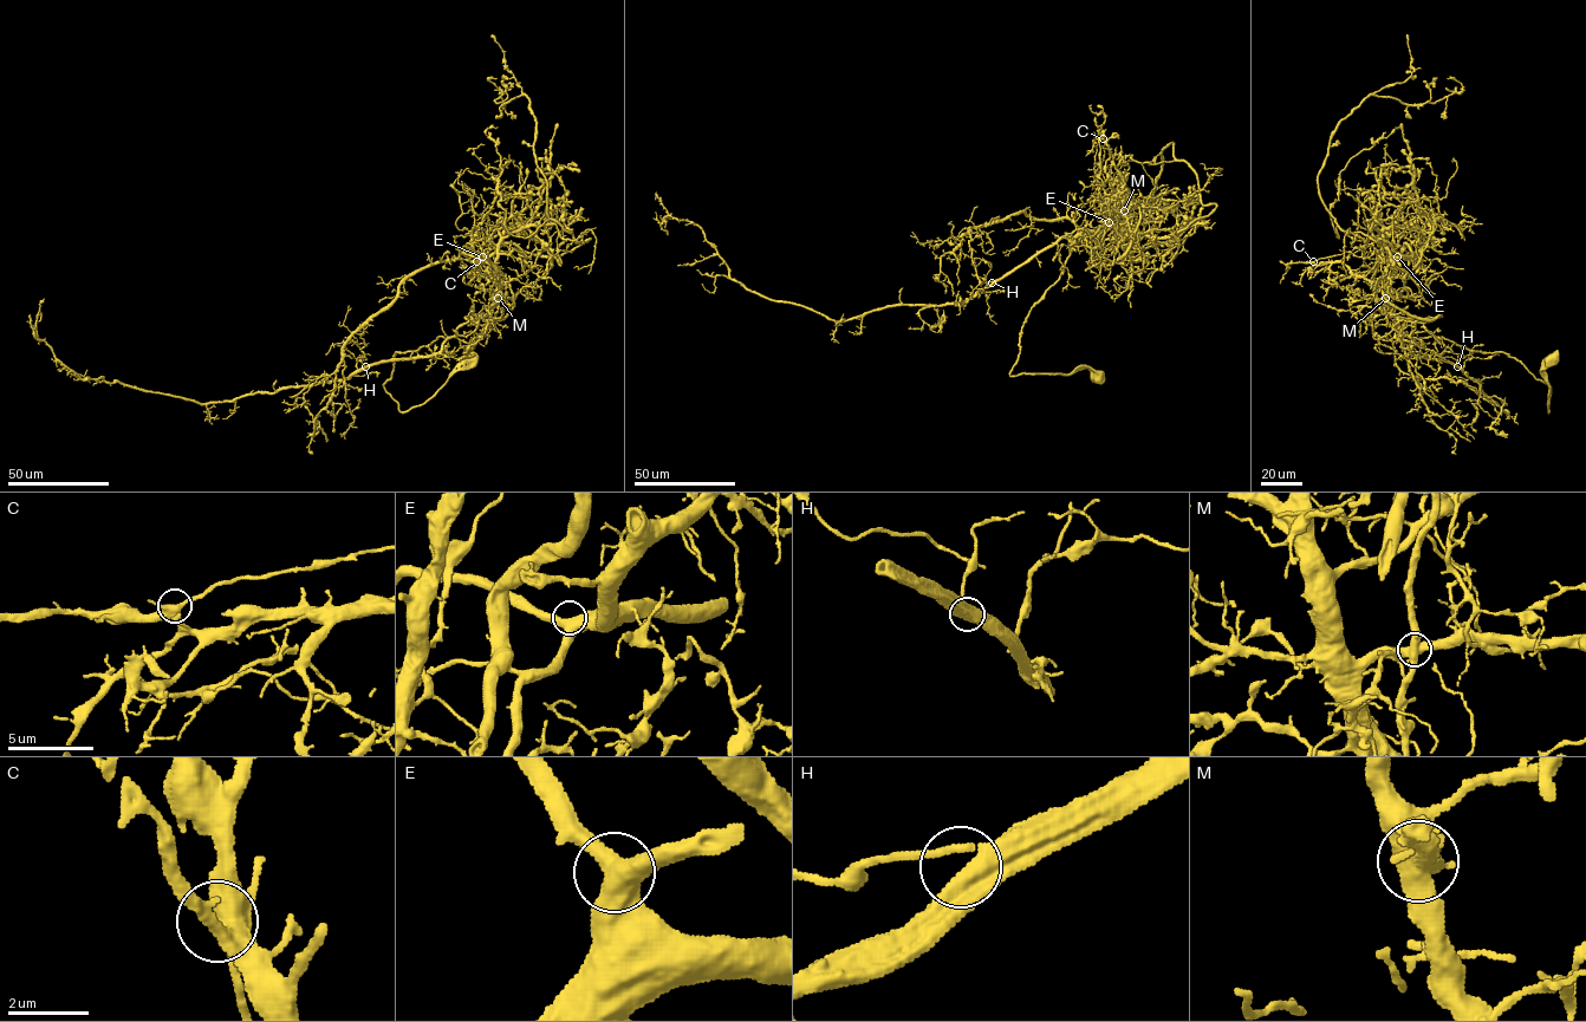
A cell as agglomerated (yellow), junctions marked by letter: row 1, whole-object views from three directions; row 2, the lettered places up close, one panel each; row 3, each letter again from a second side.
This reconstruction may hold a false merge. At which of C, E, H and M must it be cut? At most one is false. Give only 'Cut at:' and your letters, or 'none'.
Cut at: M

